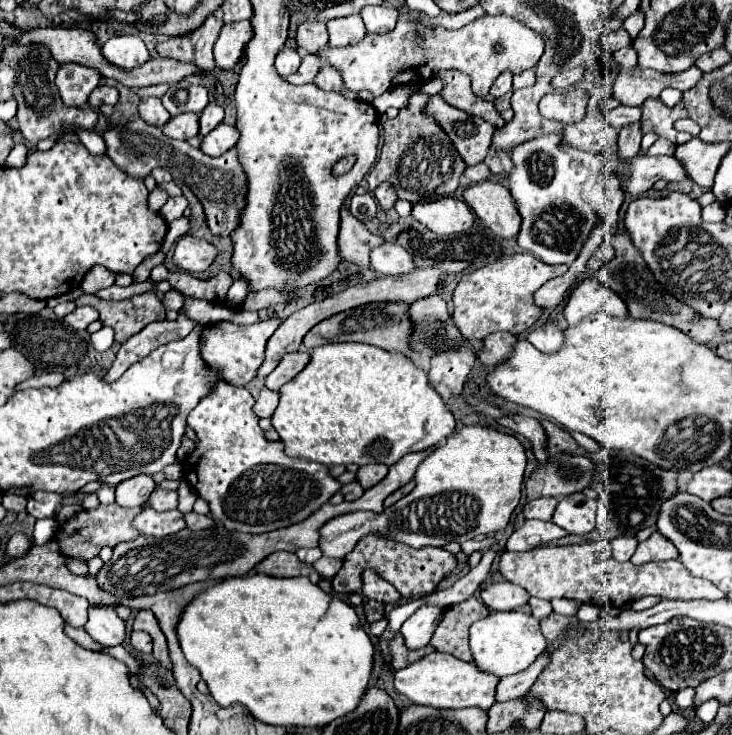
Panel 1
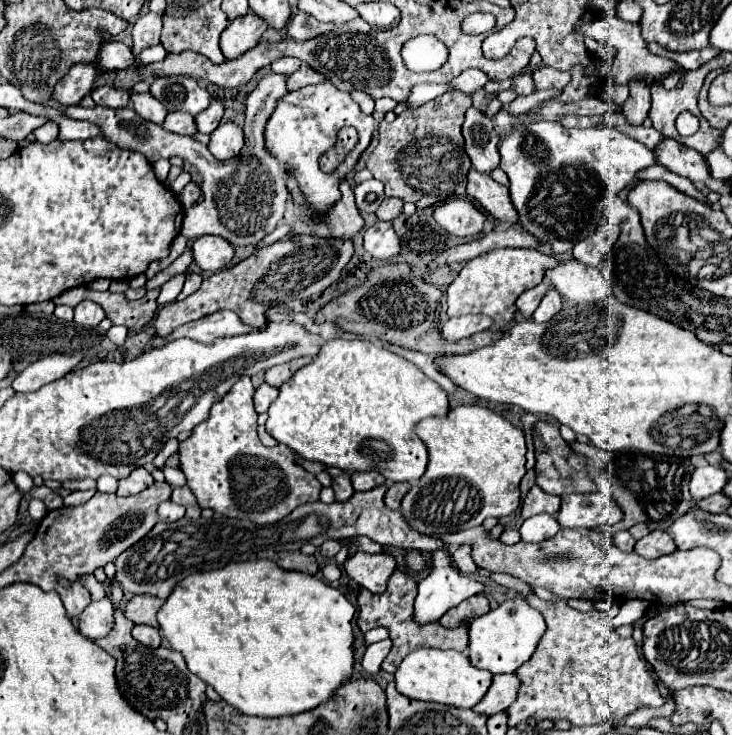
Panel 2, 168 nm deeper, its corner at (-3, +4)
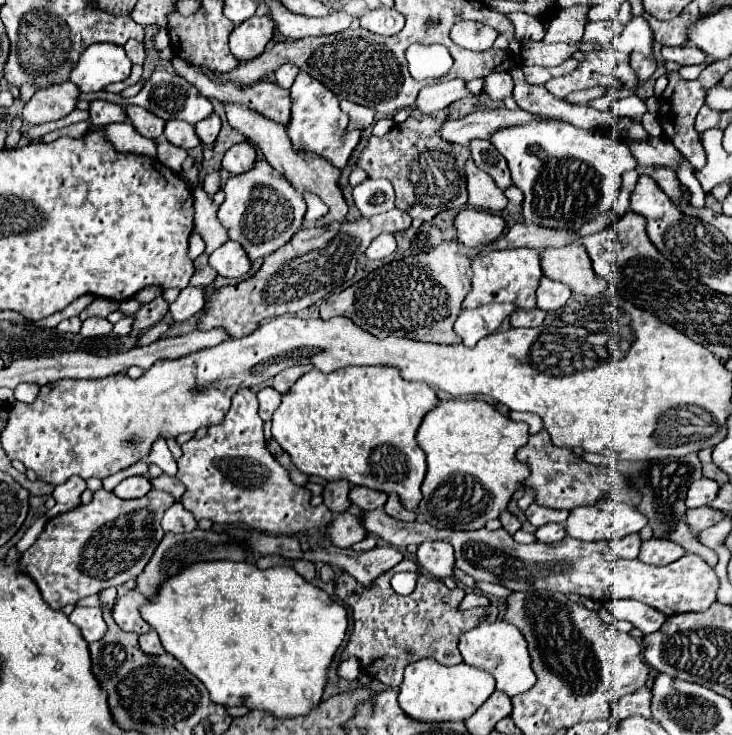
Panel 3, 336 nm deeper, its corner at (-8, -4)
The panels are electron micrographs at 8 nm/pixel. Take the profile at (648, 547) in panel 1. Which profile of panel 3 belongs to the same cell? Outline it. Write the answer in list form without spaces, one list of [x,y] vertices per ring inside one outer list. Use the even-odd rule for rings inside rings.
[[[652,537],[650,541],[642,543],[642,551],[640,551],[638,559],[642,563],[650,563],[650,565],[668,565],[668,563],[680,559],[682,555],[686,555],[686,551],[680,545]]]

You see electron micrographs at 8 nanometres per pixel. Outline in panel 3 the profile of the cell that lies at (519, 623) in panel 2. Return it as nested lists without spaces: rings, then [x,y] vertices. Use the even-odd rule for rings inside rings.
[[[508,621],[480,625],[470,633],[464,633],[464,637],[460,637],[460,653],[464,657],[464,663],[490,673],[496,679],[496,689],[504,691],[508,697],[524,693],[536,683],[536,675],[528,653],[528,643],[522,631]]]

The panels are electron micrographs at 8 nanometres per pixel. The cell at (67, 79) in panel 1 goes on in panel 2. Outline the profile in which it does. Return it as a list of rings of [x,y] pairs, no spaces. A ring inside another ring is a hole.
[[[77,63],[73,65],[57,83],[53,89],[53,101],[59,105],[77,105],[87,93],[91,93],[95,83],[95,67],[89,63]]]

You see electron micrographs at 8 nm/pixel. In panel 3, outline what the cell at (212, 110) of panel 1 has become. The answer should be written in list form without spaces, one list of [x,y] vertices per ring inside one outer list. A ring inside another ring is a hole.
[[[212,113],[208,119],[196,123],[194,127],[196,127],[196,135],[200,137],[200,141],[204,145],[212,145],[218,137],[218,131],[220,131],[220,117],[216,113]]]

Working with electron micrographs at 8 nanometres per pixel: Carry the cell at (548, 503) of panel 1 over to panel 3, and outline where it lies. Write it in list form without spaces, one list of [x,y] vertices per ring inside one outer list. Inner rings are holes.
[[[532,503],[526,509],[526,519],[534,525],[546,525],[546,523],[564,523],[568,519],[568,511],[560,511],[560,509],[550,509],[550,507],[542,507],[538,503]]]

